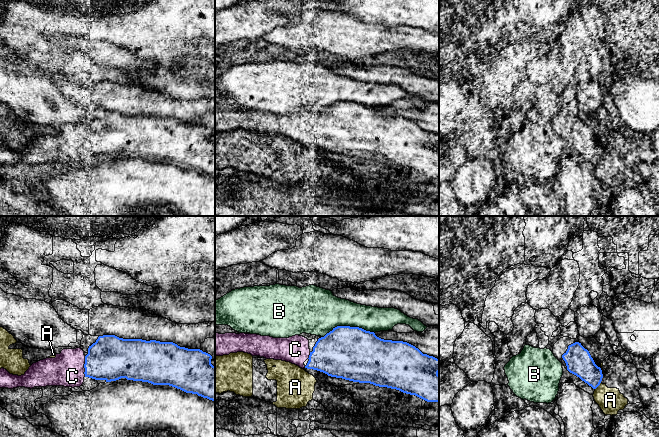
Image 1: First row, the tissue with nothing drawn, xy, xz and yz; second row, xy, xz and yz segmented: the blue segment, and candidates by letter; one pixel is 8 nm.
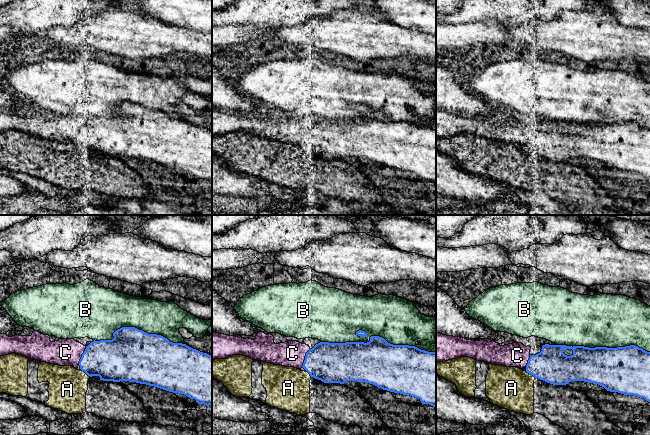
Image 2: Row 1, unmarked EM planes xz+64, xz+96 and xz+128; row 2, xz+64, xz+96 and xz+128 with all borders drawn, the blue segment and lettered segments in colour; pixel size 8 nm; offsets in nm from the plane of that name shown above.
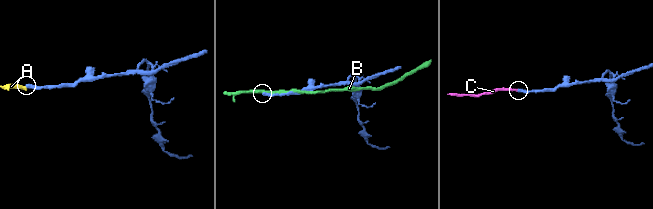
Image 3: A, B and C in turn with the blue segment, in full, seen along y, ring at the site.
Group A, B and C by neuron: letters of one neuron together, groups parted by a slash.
A / B / C

